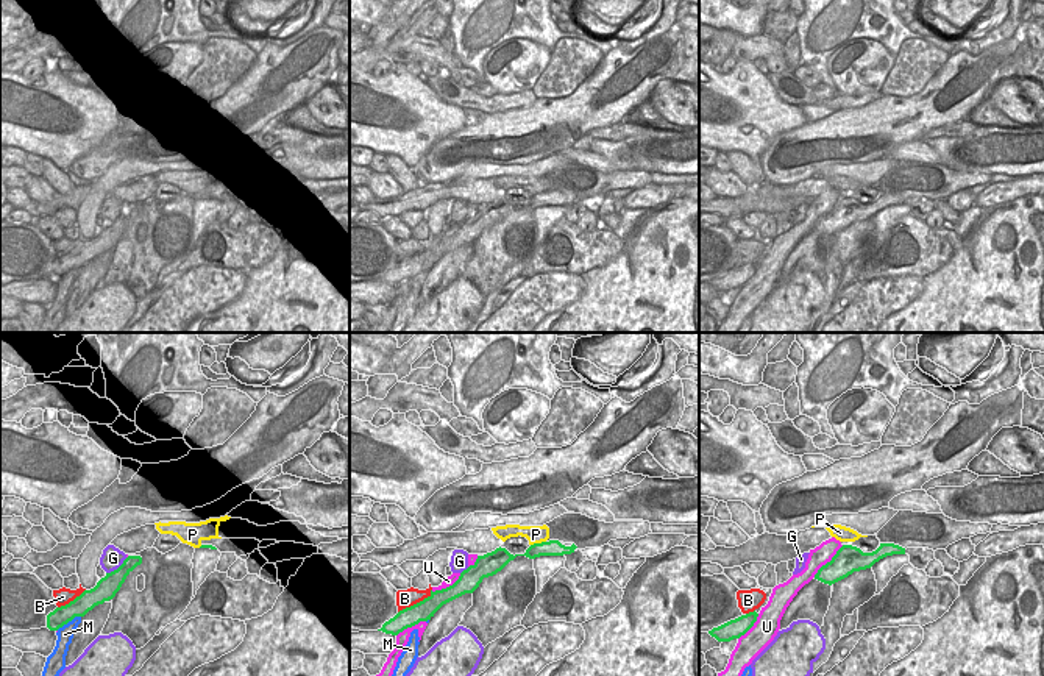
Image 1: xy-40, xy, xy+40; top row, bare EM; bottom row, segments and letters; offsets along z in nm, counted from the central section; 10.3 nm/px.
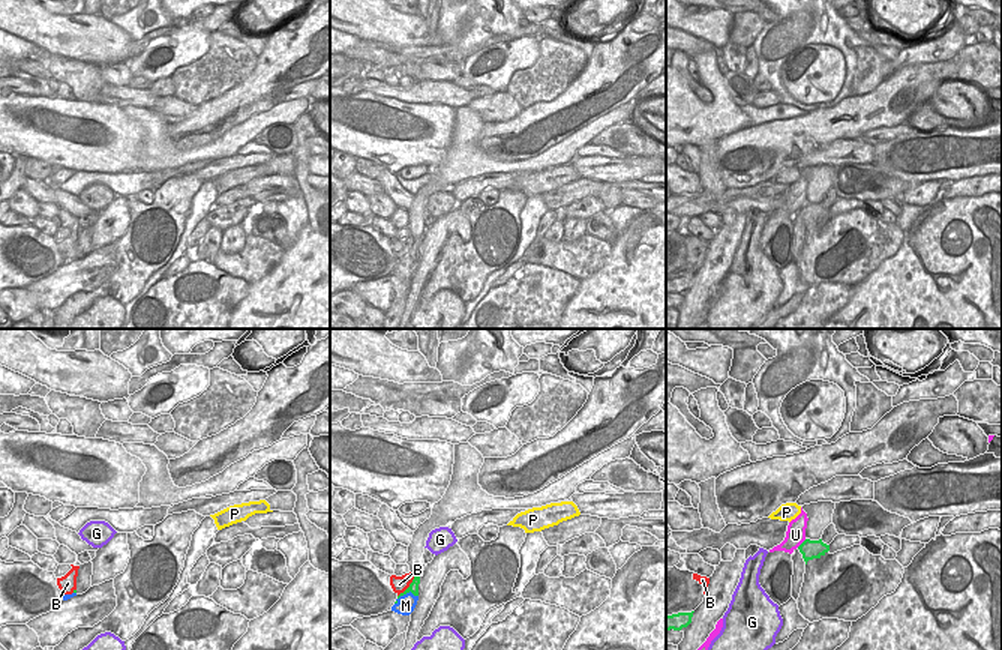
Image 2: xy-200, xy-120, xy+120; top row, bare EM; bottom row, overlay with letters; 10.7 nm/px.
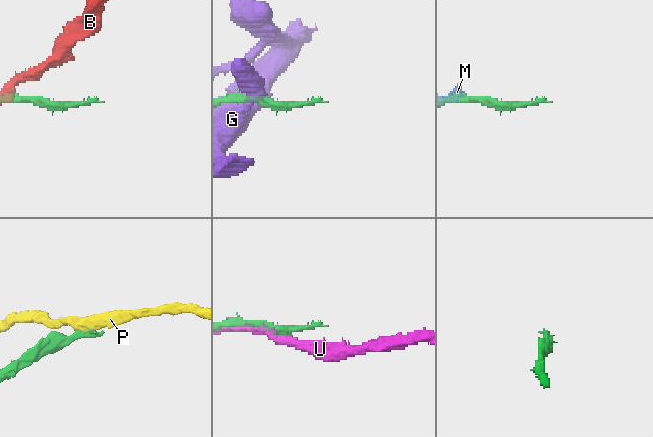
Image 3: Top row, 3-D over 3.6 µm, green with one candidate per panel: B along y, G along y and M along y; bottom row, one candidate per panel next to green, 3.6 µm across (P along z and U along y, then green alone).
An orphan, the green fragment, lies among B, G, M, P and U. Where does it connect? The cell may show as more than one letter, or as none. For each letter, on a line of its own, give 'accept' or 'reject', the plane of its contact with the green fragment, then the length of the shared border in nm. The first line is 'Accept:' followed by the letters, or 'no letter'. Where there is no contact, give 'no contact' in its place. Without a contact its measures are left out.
Accept: no letter
B: reject | xy | 420 nm
G: reject | xy-40 | 280 nm
M: reject | xy-40 | 300 nm
P: reject | xy | 170 nm
U: reject | xy+40 | 460 nm

